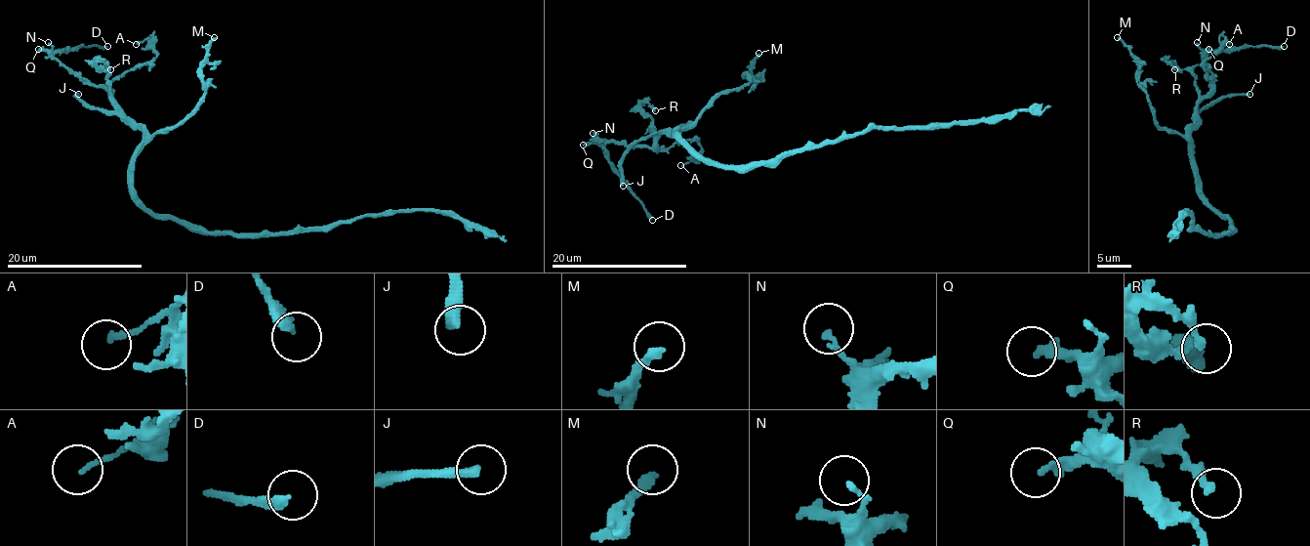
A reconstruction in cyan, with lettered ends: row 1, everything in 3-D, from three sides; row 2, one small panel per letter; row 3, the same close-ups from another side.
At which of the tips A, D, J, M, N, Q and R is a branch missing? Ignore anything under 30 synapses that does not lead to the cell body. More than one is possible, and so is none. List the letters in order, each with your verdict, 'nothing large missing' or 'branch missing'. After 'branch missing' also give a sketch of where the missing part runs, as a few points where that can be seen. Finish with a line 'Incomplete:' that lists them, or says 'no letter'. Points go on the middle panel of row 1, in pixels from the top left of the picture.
A: nothing large missing
D: nothing large missing
J: branch missing
M: nothing large missing
N: nothing large missing
Q: nothing large missing
R: nothing large missing
Incomplete: J

